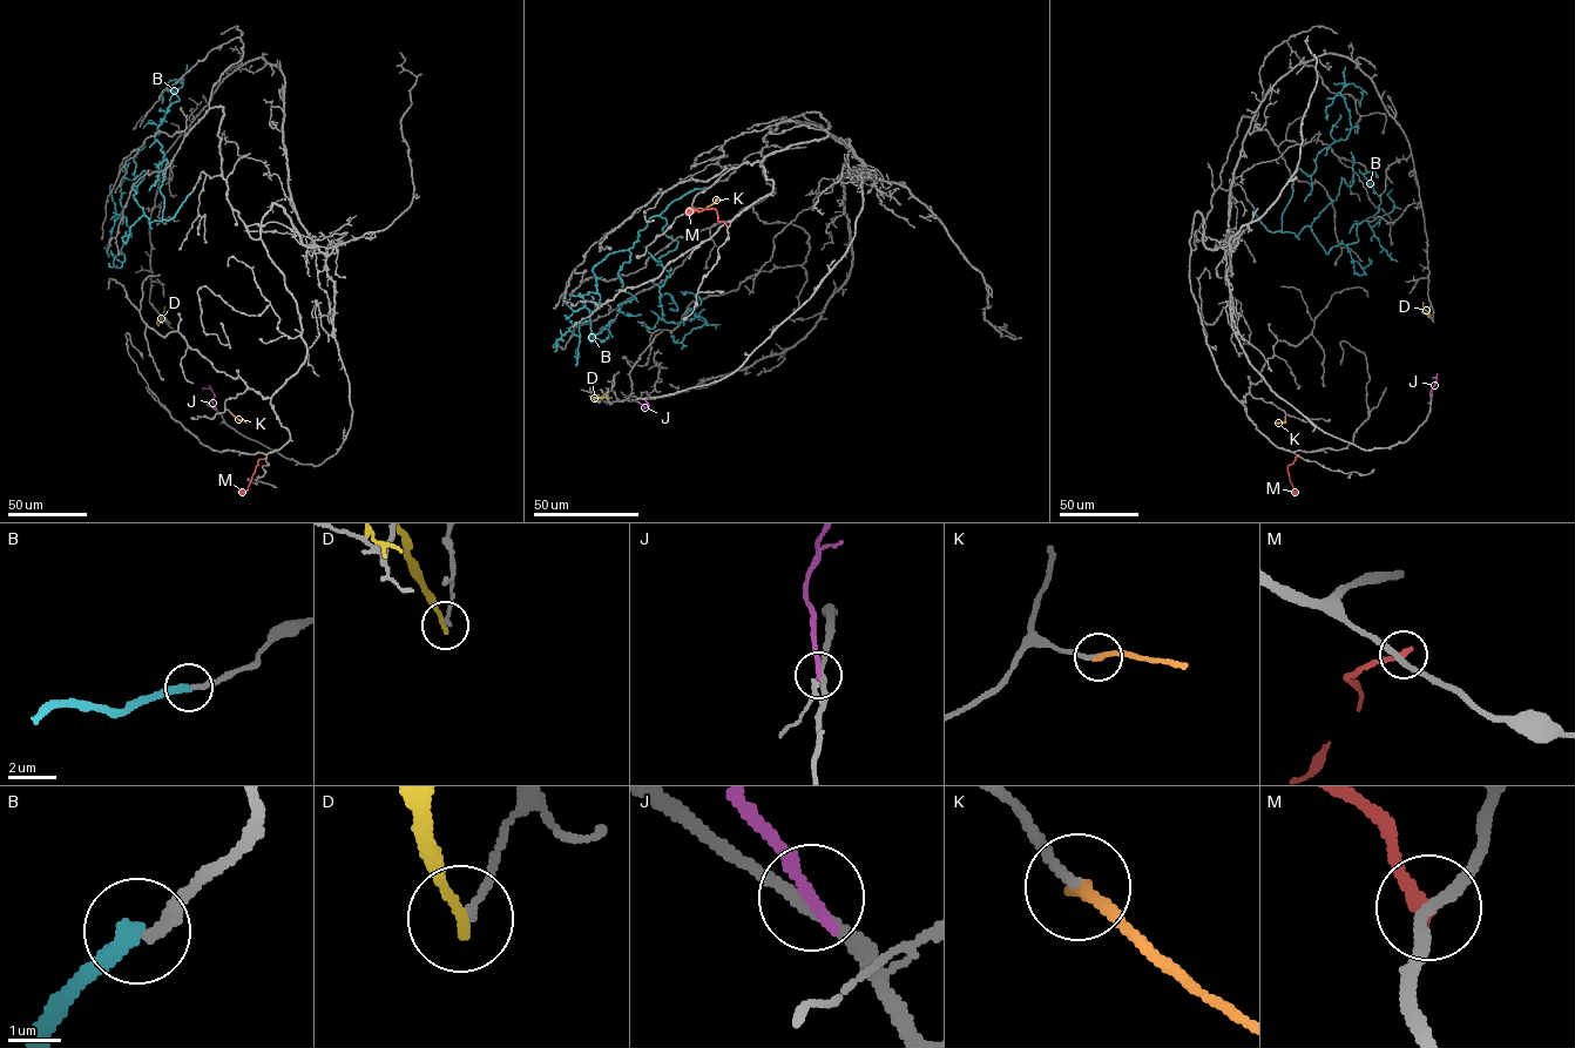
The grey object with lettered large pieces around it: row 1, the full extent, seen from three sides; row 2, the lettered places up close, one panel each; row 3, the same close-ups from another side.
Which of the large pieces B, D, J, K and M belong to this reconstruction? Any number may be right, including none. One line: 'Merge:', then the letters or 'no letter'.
Merge: K

